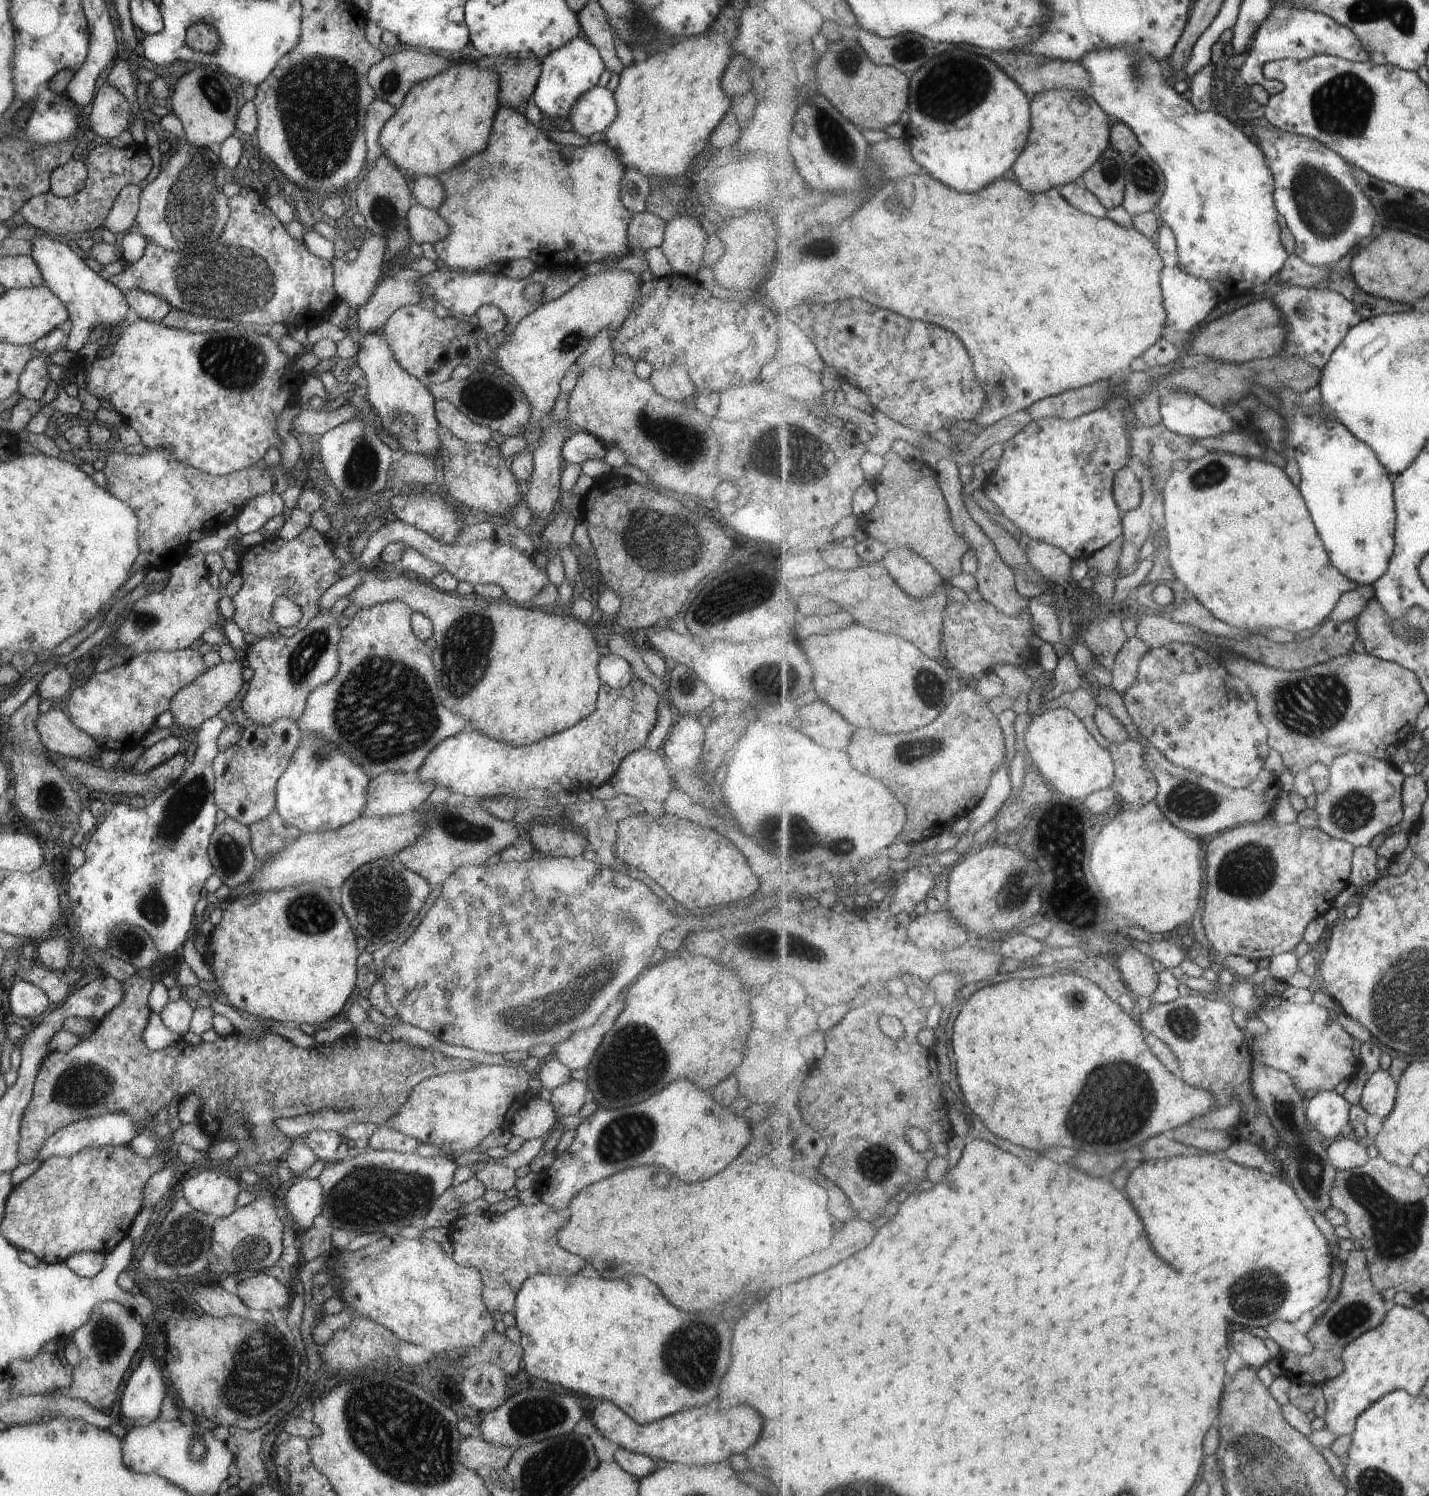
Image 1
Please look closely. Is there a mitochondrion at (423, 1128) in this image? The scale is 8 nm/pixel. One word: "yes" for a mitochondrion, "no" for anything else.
no

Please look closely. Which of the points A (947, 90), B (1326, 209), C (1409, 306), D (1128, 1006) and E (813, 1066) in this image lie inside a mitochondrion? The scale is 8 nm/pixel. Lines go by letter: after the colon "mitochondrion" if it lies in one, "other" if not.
A: mitochondrion
B: mitochondrion
C: other
D: other
E: other

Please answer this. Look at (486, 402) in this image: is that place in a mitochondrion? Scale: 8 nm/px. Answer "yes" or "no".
yes

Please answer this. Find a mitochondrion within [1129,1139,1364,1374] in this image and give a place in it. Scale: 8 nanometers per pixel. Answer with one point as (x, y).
(1270, 1292)

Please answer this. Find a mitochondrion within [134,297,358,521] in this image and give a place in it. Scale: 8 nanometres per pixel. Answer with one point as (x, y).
(239, 363)

